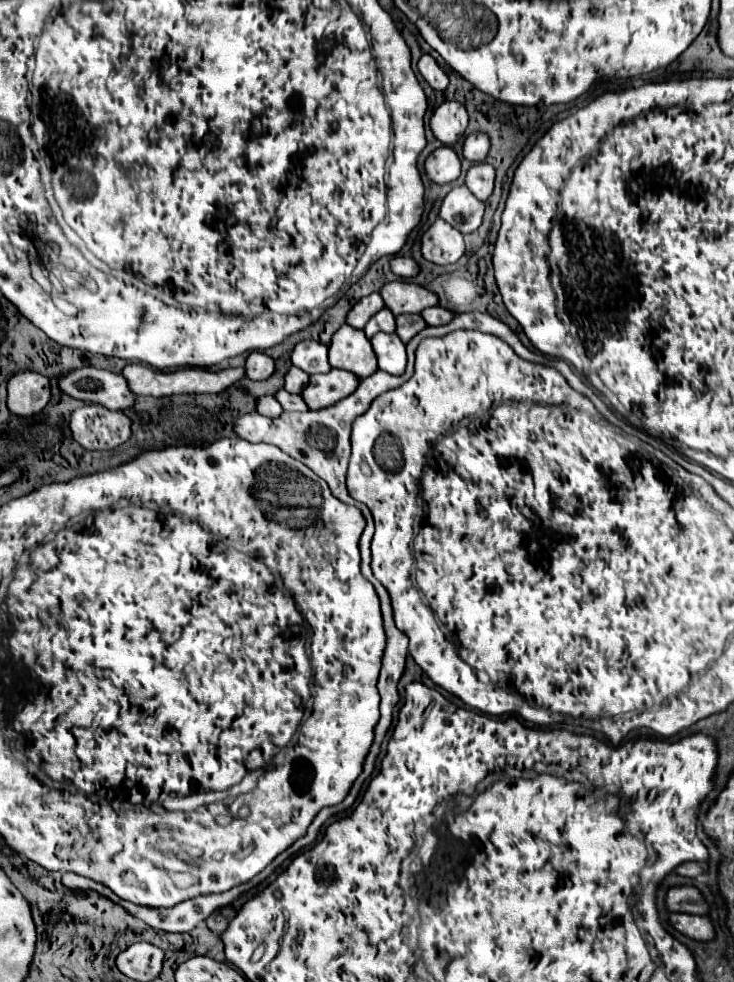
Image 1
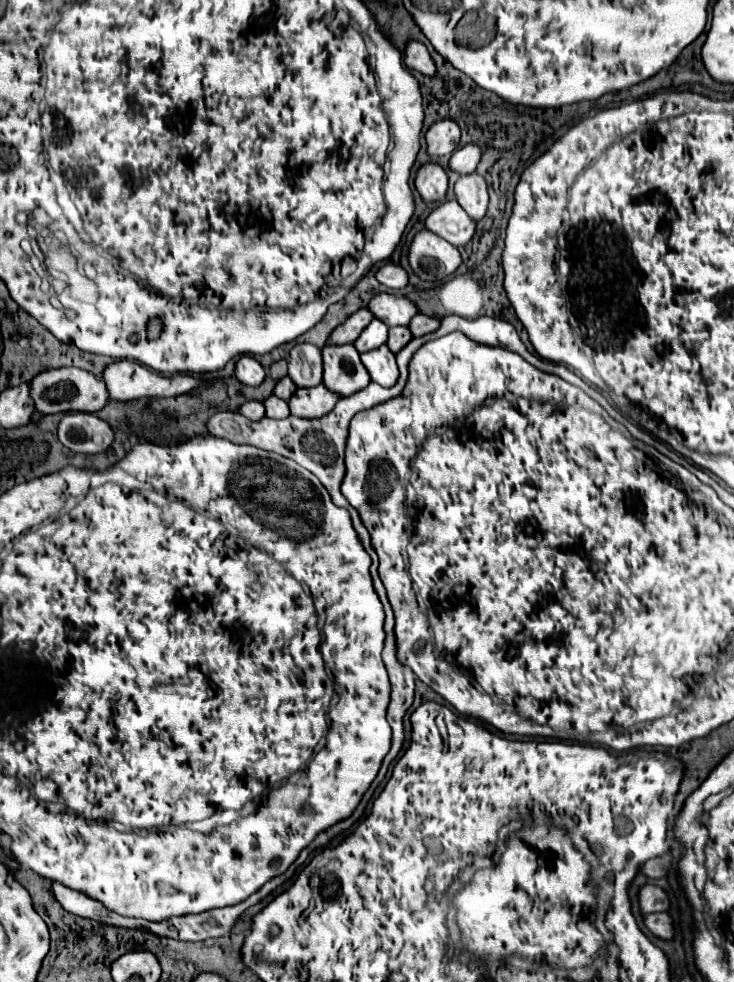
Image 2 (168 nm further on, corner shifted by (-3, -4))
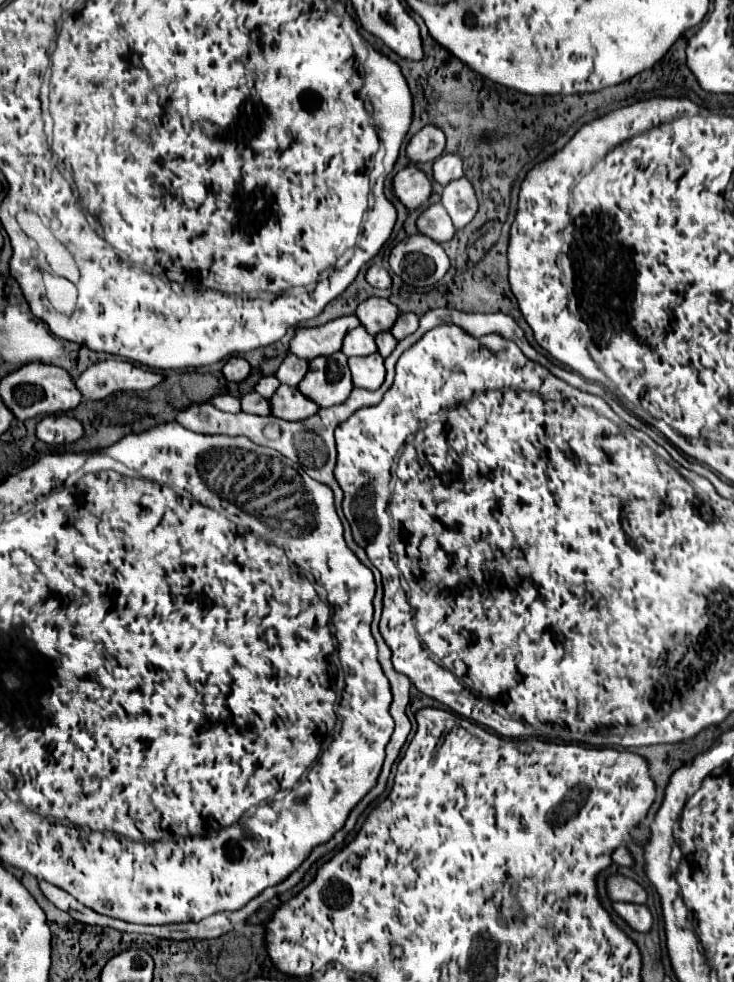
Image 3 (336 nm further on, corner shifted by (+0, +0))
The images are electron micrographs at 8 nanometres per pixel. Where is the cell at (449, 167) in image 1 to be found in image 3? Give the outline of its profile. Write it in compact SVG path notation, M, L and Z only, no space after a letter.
M407 165L393 177L393 195L411 211L425 203L431 195L431 181L415 165Z

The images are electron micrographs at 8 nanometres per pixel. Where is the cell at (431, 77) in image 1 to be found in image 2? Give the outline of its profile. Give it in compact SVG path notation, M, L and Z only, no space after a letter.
M410 41L406 47L406 67L420 71L426 77L434 77L436 75L436 63L430 57L428 49L418 43L418 41Z

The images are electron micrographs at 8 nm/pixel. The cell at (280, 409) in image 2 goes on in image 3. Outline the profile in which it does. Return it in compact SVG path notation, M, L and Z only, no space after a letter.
M249 391L241 397L241 411L243 413L253 413L253 415L271 415L269 401L257 395L255 391Z

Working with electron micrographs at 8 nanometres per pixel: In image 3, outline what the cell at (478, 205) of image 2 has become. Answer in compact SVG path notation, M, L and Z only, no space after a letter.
M461 177L445 185L441 195L441 205L449 213L453 227L463 229L477 213L477 197L471 183L467 183L467 179Z

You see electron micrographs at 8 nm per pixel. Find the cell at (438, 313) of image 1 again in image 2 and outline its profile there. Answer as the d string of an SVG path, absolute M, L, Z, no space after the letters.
M418 313L418 315L410 321L412 335L416 335L416 337L422 337L422 335L426 335L426 333L436 331L438 325L440 325L440 319L430 317L430 315L424 315L424 313Z

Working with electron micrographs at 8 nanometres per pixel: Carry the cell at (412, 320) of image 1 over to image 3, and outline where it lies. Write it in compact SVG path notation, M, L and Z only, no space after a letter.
M383 331L381 335L375 337L375 343L377 343L377 351L381 357L389 357L389 353L395 349L397 345L397 339L389 333L389 331Z

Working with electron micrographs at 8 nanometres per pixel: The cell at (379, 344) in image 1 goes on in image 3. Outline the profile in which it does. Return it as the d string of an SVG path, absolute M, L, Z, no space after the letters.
M373 353L369 357L351 357L347 365L355 387L369 389L369 391L381 387L385 379L385 367L383 367L383 357L379 353Z

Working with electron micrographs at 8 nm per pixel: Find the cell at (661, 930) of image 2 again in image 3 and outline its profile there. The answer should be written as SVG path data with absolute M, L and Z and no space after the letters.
M613 903L615 913L635 931L649 931L653 917L645 905L635 905L635 903Z

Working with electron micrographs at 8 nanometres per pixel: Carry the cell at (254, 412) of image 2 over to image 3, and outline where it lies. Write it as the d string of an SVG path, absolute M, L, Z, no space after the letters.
M215 395L209 403L213 407L217 407L219 411L227 411L227 413L239 413L241 411L239 399L237 397L231 397L231 395Z

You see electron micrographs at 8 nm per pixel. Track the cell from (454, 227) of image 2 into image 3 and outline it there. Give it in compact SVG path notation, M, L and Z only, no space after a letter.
M435 203L429 209L425 209L419 215L419 219L415 221L415 225L417 225L419 233L433 237L435 243L445 243L455 235L455 227L441 203Z

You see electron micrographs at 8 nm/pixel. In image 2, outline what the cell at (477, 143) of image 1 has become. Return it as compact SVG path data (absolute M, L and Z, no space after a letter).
M474 143L464 145L462 149L456 149L450 157L450 169L456 171L458 175L474 173L478 163L480 163L480 147L476 147Z

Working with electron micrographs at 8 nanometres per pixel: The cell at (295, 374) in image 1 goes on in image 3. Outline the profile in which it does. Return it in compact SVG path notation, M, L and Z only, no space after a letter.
M261 377L261 379L255 383L253 391L257 391L261 397L269 399L269 397L275 393L277 387L279 387L279 381L277 381L277 379L273 379L273 377Z

